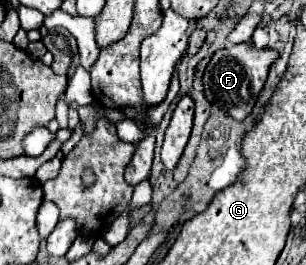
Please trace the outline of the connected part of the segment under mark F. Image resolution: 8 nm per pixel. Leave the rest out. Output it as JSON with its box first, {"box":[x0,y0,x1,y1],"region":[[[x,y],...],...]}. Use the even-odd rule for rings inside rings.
{"box":[204,42,278,120],"region":[[[250,42],[218,50],[204,72],[204,92],[206,92],[208,102],[226,110],[234,120],[244,120],[252,112],[256,98],[266,82],[270,64],[276,58],[278,58],[276,50],[270,50],[270,48],[258,50]]]}

